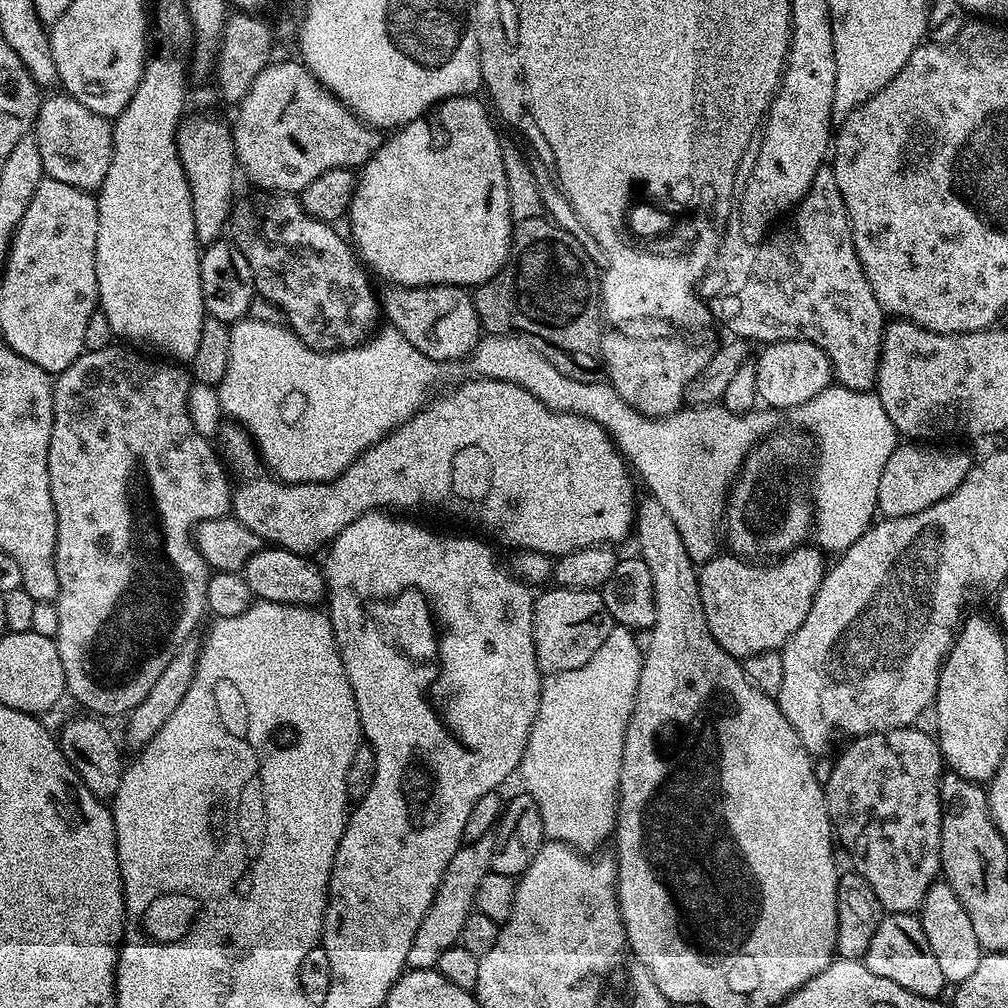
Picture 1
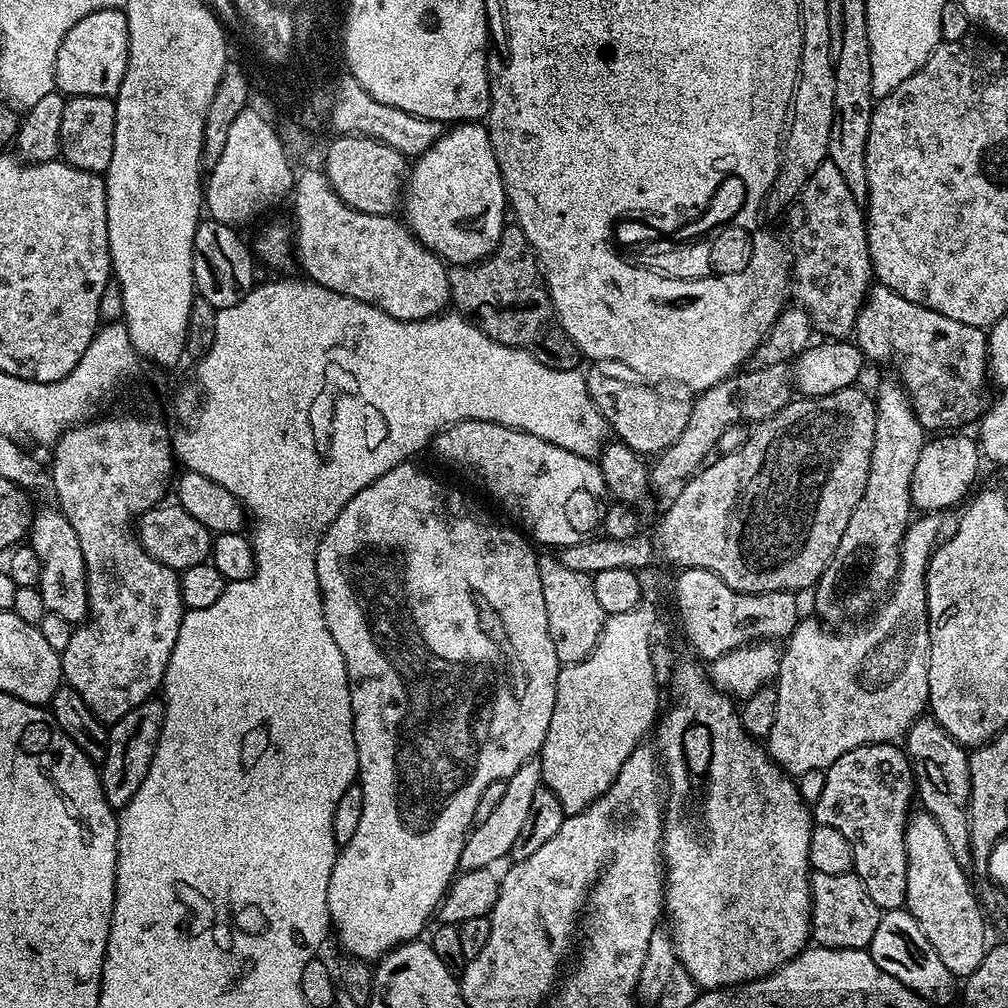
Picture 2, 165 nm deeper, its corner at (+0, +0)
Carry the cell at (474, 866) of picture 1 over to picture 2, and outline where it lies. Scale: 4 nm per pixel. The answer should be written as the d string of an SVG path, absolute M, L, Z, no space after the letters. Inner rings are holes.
M539 759L527 760L514 774L506 780L506 794L498 802L498 807L486 818L486 822L475 825L464 839L460 855L460 872L469 872L479 868L492 868L495 860L507 857L514 846L514 838L518 838L522 825L526 823L528 811L534 798L534 790L542 787Z

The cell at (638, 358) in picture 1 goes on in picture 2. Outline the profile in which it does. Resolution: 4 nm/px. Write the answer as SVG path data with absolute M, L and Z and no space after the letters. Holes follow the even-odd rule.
M592 366L587 369L588 393L598 406L600 413L606 418L609 429L614 433L619 443L630 446L641 454L659 454L665 452L686 430L686 422L690 422L691 403L683 404L680 400L671 400L668 396L659 396L655 387L644 382L631 384L628 380L619 380L608 372L603 372L603 367Z

